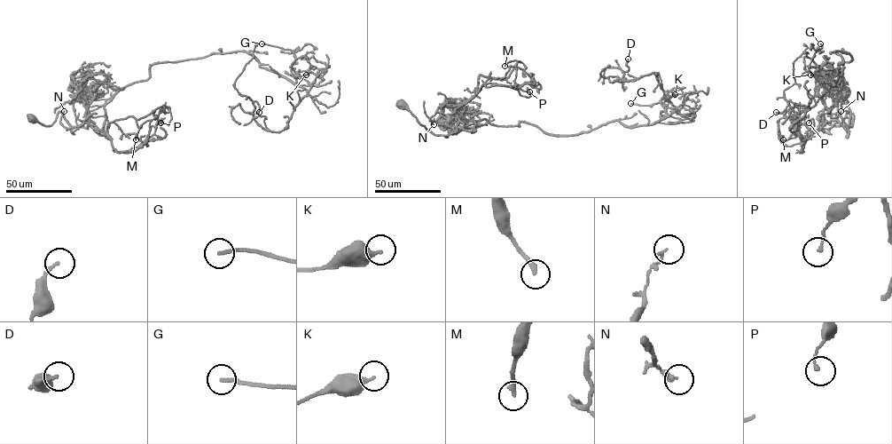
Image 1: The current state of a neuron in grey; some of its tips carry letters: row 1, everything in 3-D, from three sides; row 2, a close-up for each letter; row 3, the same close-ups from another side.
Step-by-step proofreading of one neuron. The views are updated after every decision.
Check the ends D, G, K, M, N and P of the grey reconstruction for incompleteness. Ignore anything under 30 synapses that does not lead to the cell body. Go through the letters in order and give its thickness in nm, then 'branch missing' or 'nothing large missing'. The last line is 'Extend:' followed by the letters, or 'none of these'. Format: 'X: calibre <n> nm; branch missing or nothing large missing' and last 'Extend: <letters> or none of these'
D: calibre 140 nm; nothing large missing
G: calibre 170 nm; nothing large missing
K: calibre 300 nm; nothing large missing
M: calibre 240 nm; nothing large missing
N: calibre 110 nm; nothing large missing
P: calibre 150 nm; nothing large missing
Extend: none of these

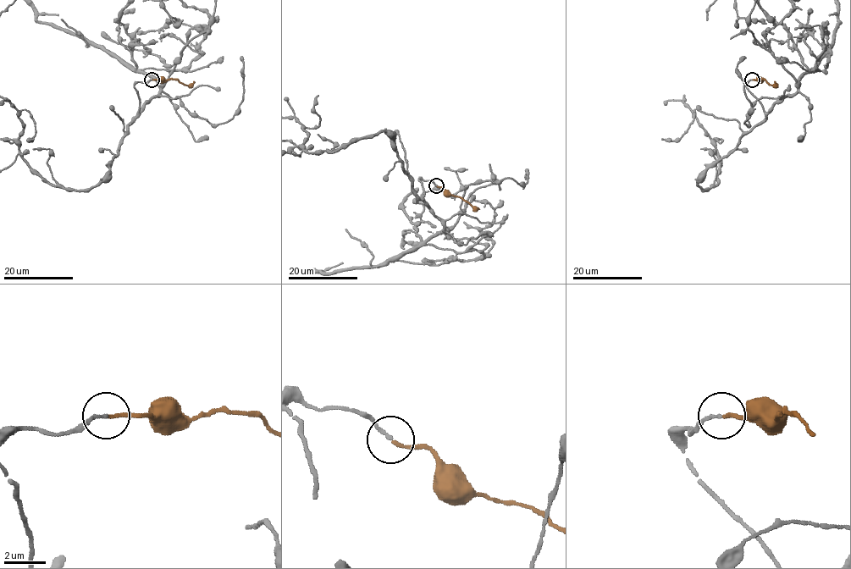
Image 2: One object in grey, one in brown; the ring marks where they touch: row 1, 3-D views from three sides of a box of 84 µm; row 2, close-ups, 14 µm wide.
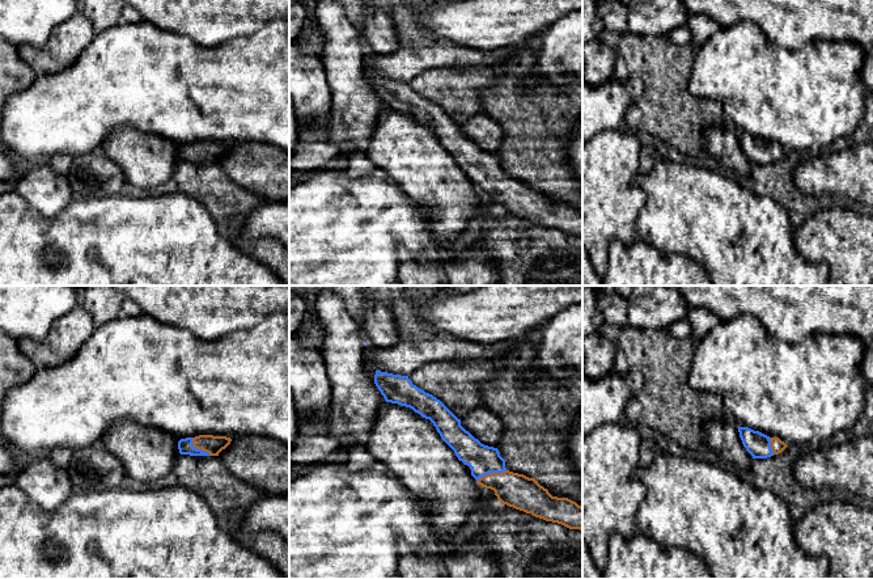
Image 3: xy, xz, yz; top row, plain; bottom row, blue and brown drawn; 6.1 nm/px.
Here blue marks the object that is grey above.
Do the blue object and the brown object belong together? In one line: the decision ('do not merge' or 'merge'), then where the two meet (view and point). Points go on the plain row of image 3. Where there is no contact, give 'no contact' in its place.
merge; contact xz (491, 178)

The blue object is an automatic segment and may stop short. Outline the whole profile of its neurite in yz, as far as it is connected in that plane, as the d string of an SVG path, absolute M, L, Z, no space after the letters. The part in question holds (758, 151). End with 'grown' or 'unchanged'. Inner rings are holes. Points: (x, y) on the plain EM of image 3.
M738 134L739 144L753 165L767 165L781 160L788 152L779 144L770 144L747 134Z; grown

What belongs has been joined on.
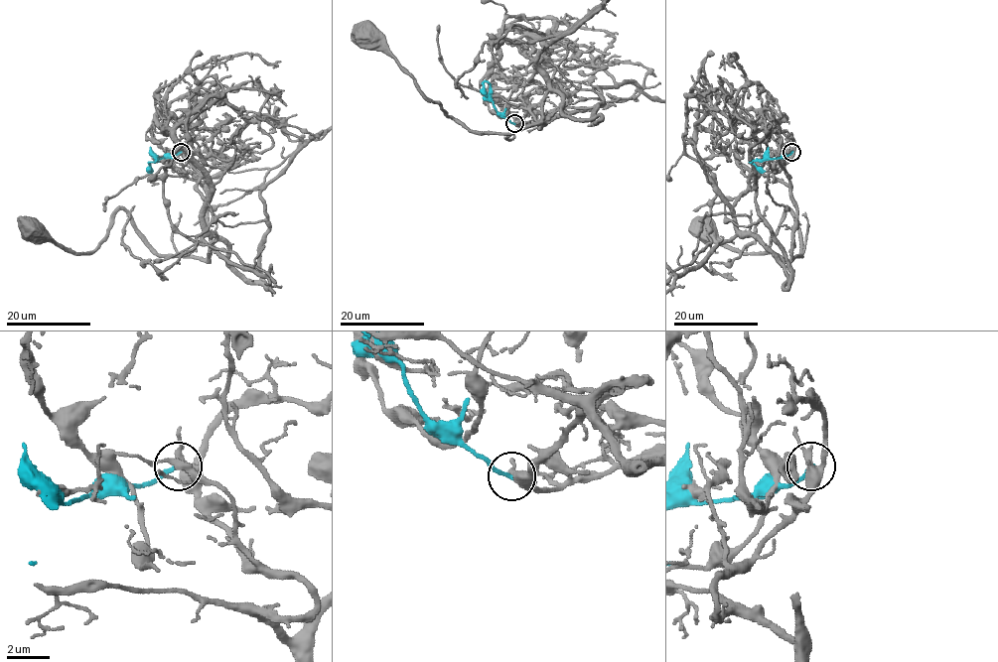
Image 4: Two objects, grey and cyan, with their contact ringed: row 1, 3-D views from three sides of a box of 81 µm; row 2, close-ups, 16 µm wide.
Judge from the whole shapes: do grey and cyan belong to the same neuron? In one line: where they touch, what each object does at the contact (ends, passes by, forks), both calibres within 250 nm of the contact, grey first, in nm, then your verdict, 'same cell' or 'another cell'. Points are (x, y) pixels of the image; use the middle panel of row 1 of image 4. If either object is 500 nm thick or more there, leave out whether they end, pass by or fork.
place (514, 123); grey forks; cyan ends; calibres 320 and 190 nm; another cell

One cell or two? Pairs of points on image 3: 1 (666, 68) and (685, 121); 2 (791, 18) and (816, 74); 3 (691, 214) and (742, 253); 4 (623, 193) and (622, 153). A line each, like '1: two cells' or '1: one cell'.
1: one cell
2: two cells
3: one cell
4: one cell

